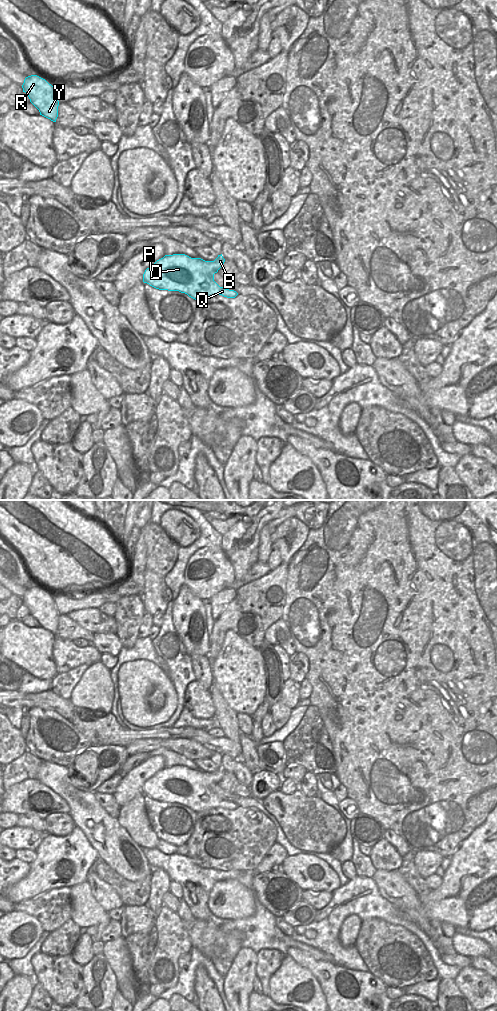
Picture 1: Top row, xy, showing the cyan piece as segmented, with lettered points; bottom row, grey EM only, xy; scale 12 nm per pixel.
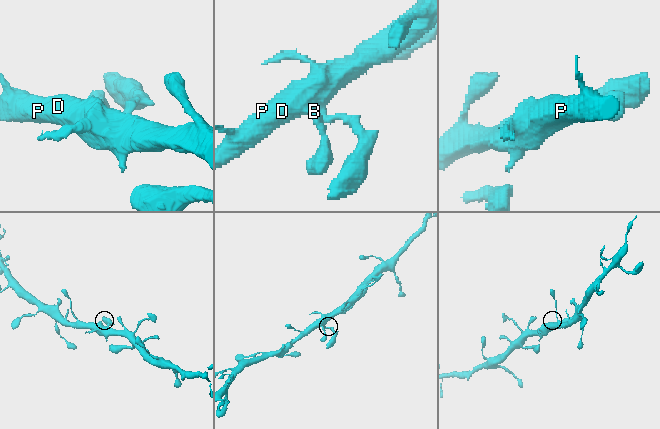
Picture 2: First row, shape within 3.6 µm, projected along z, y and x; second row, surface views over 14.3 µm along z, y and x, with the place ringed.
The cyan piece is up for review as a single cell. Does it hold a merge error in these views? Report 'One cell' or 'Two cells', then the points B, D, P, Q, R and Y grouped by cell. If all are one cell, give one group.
One cell. Groups: B D P Q R Y

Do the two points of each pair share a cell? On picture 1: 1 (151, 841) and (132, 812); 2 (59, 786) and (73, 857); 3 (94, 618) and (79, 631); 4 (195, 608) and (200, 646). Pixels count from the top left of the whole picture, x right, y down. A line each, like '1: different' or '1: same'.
1: same
2: different
3: different
4: same

